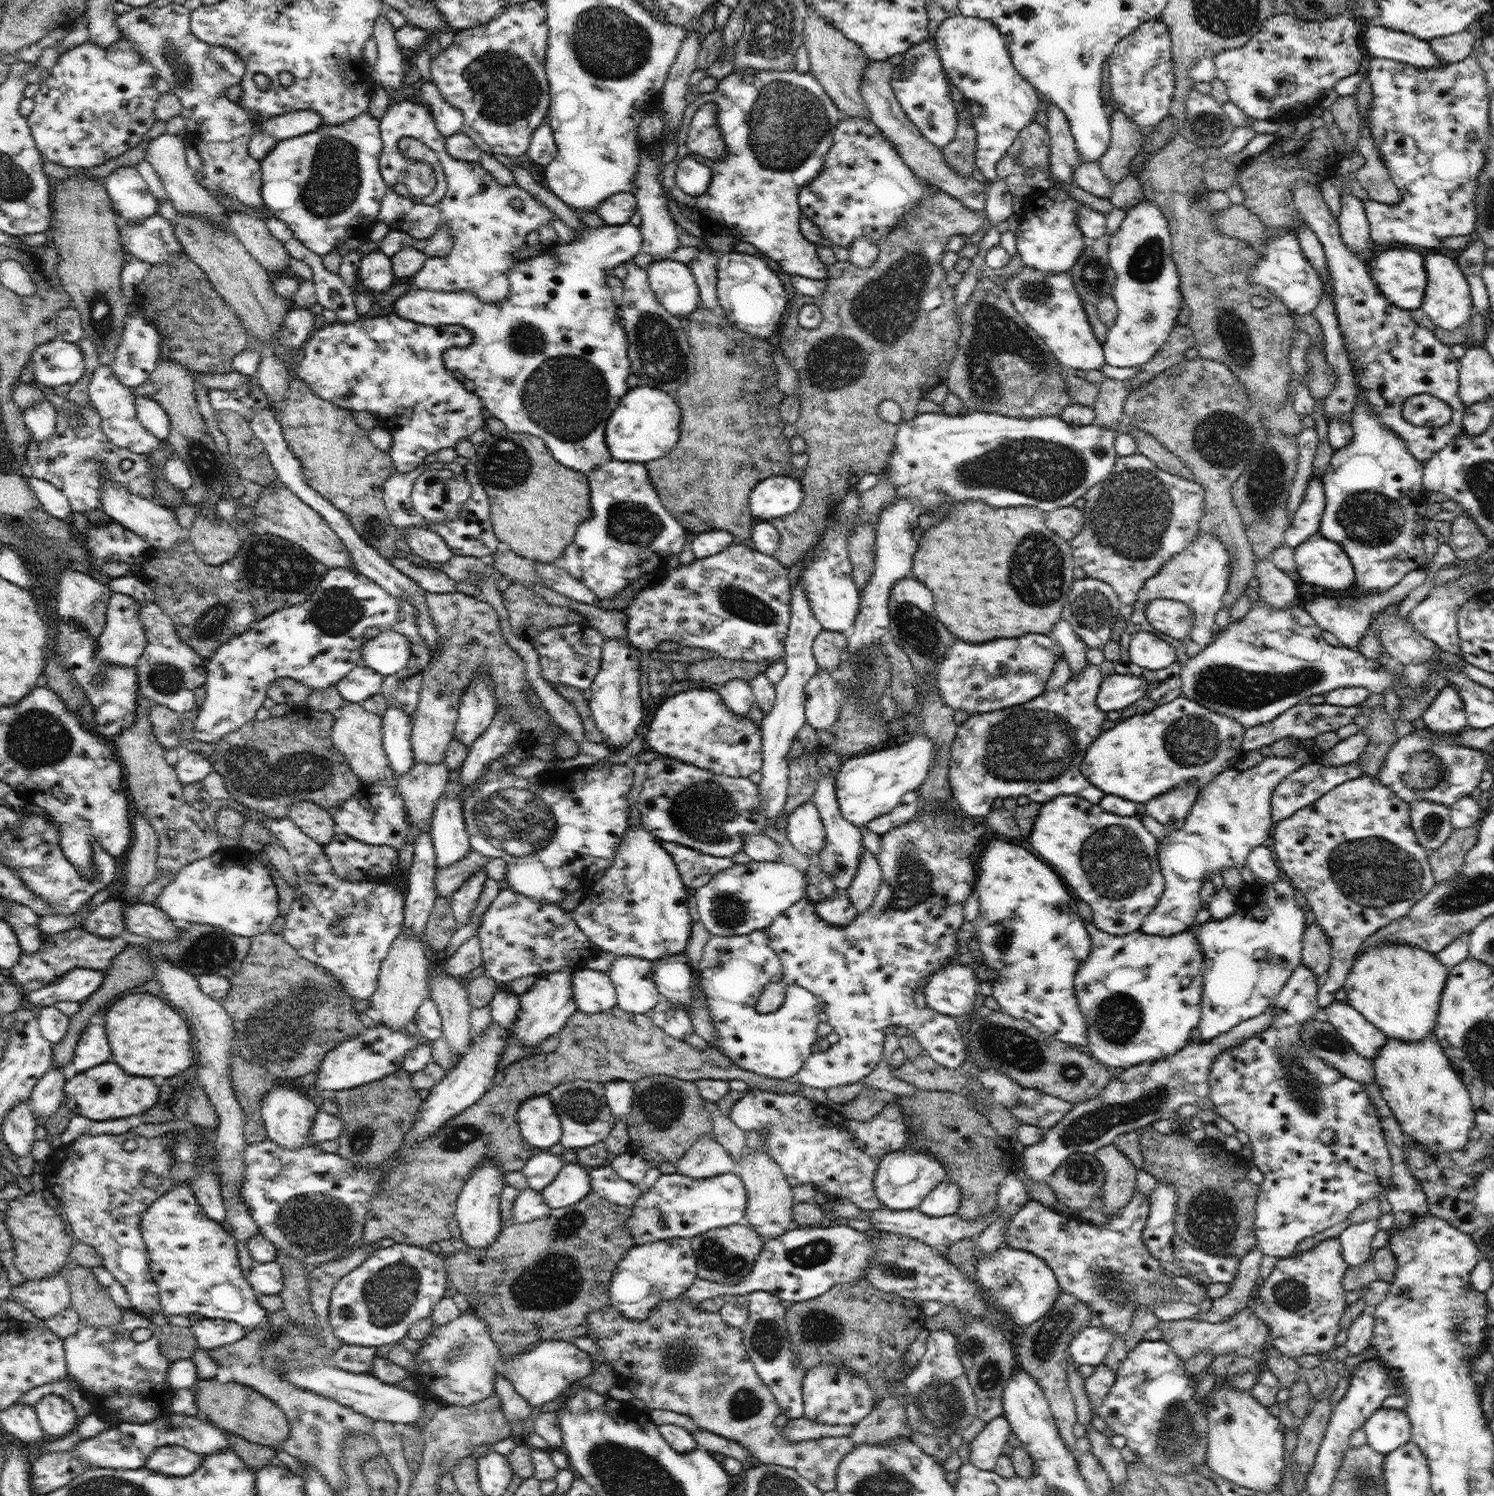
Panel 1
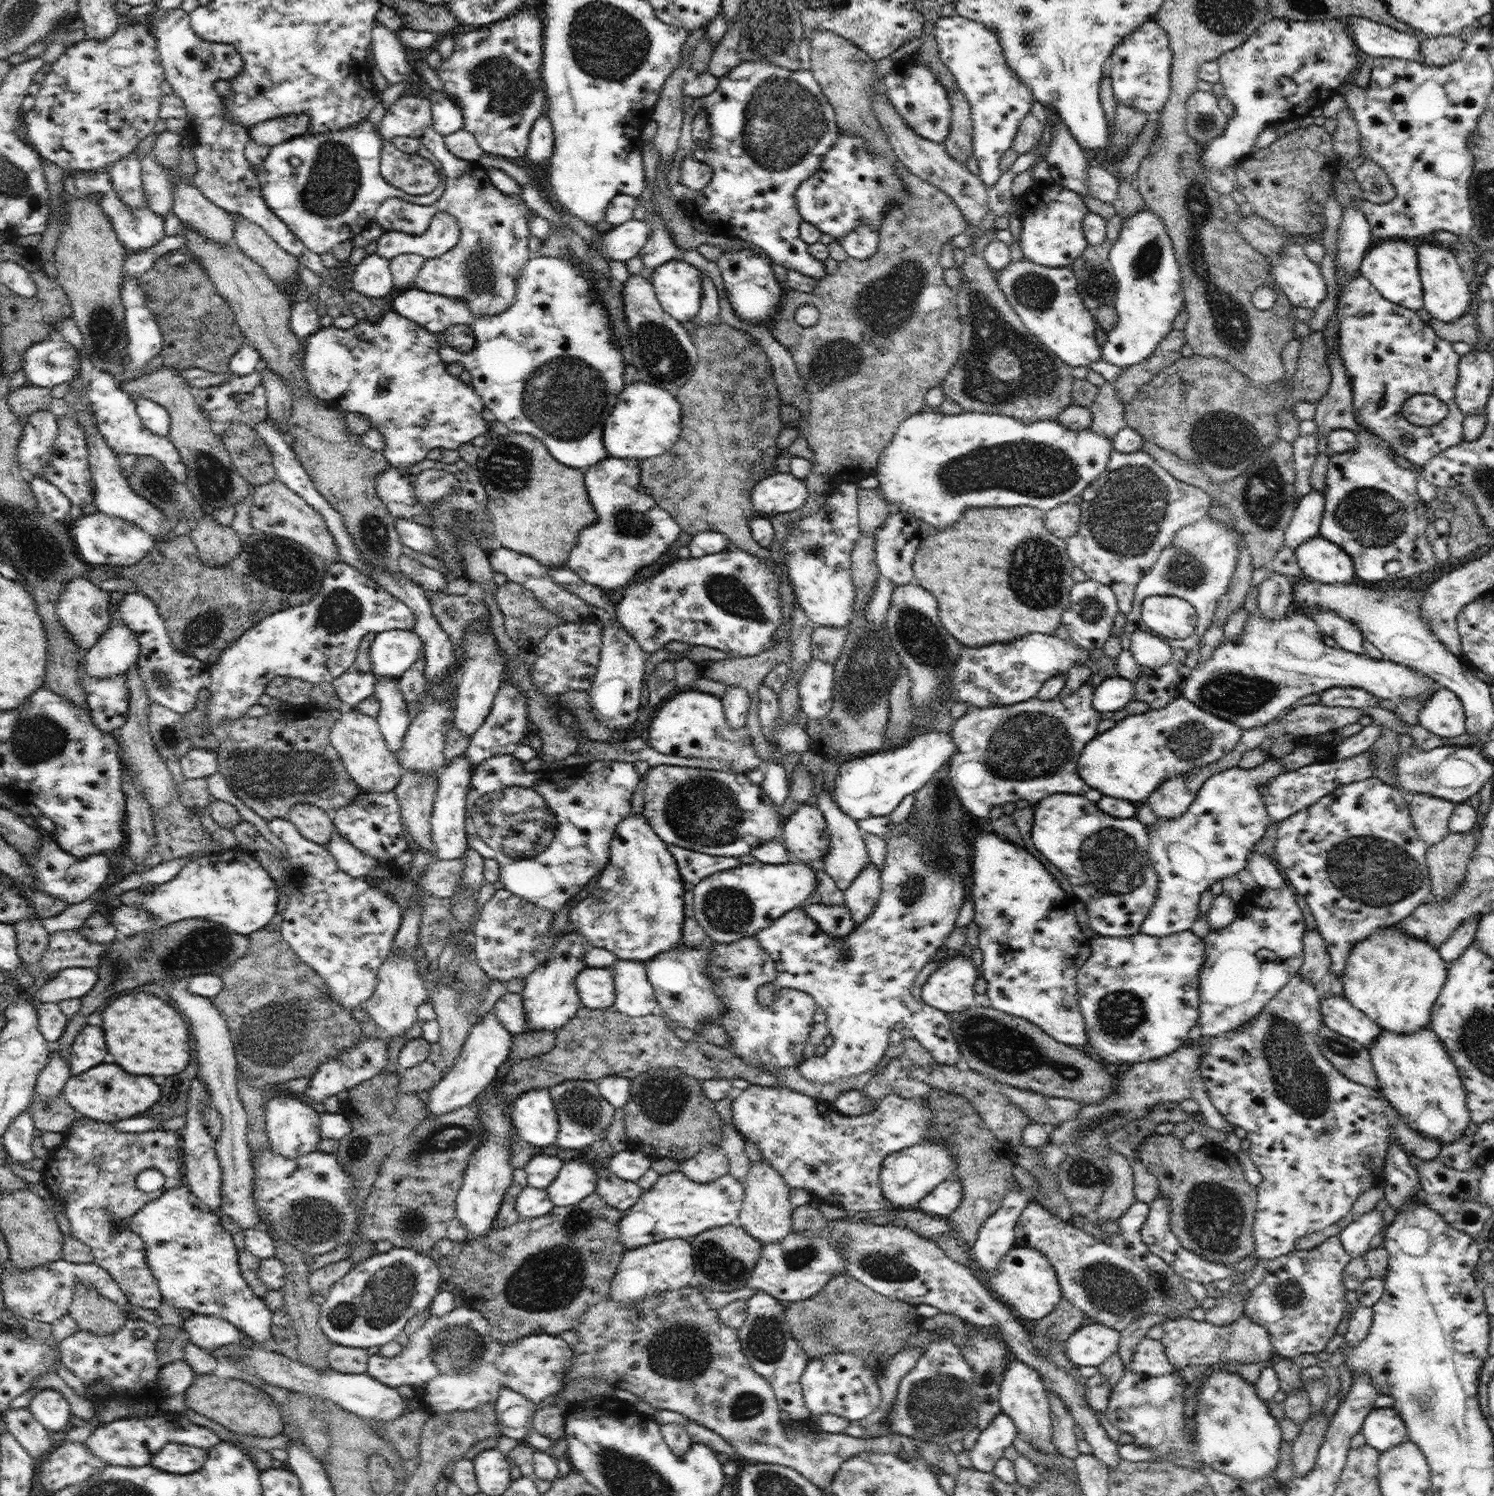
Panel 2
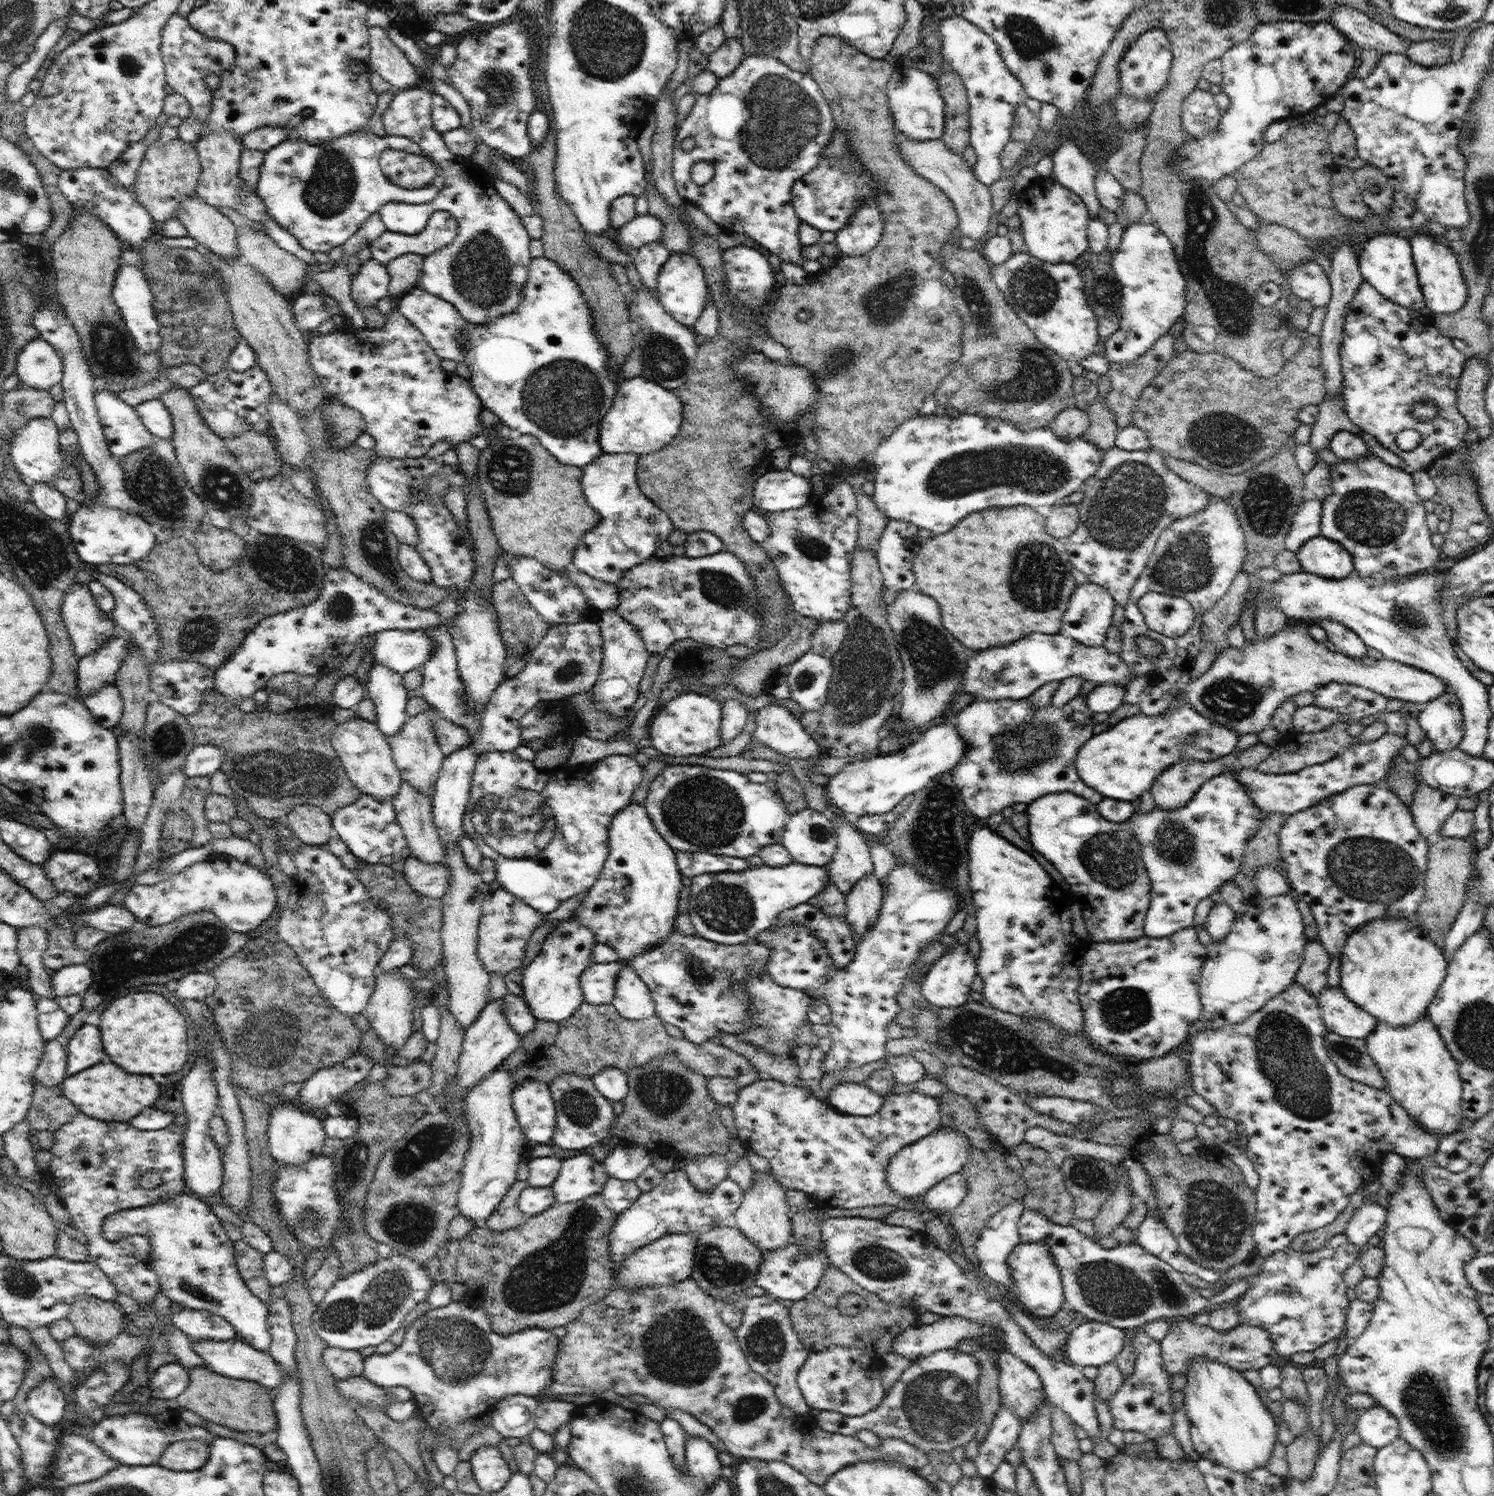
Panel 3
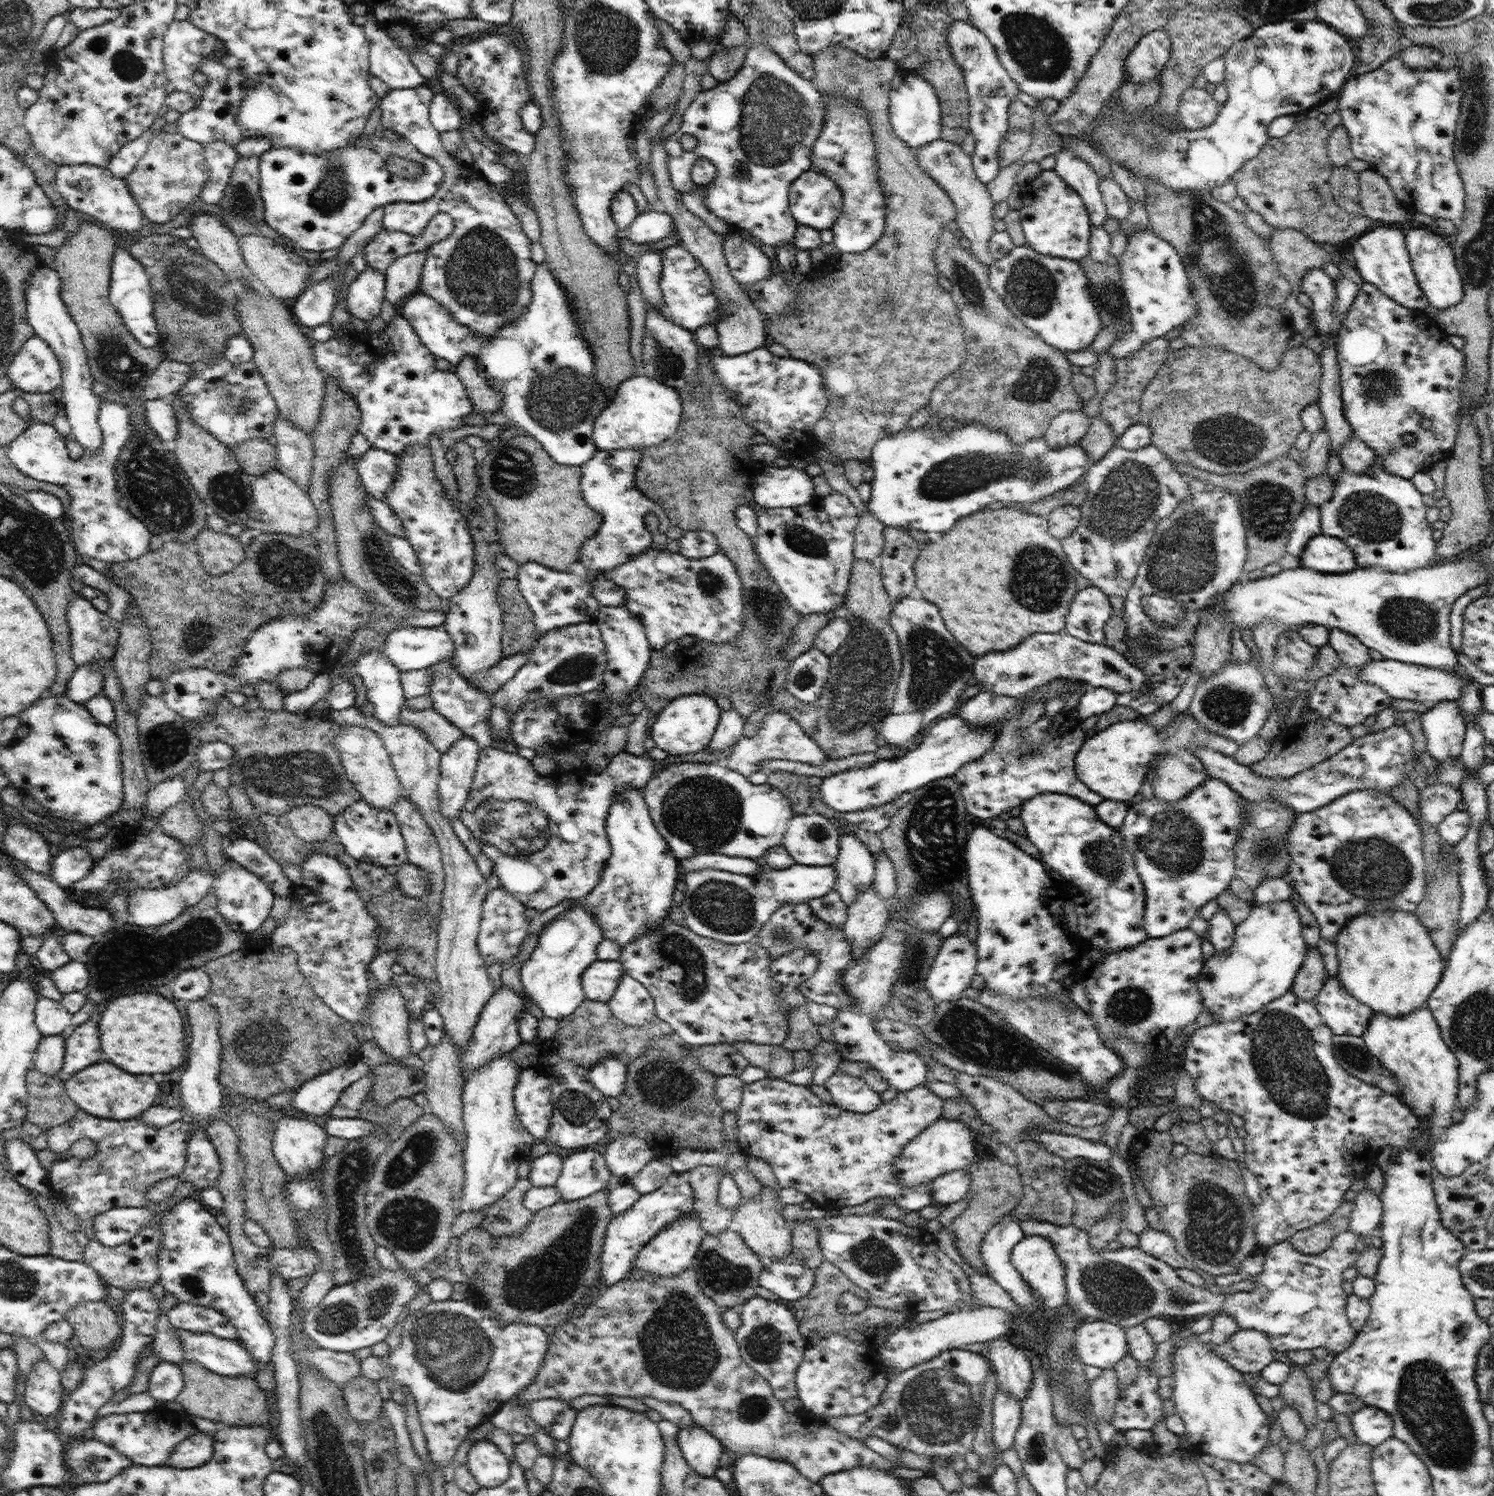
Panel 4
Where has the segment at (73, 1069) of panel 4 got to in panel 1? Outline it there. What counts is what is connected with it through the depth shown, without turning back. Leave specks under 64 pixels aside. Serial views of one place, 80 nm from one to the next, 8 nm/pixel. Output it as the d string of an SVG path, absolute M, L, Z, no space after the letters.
M92 1024L80 1035L75 1048L73 1063L77 1072L84 1072L92 1066L106 1062L110 1056L112 1056L112 1052L110 1052L110 1046L108 1046L104 1026Z

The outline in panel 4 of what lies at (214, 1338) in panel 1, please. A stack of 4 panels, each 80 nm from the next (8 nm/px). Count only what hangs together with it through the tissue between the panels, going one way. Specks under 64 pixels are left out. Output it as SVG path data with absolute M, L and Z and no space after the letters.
M179 1302L168 1312L172 1325L194 1333L210 1333L219 1338L238 1340L238 1329L217 1308Z

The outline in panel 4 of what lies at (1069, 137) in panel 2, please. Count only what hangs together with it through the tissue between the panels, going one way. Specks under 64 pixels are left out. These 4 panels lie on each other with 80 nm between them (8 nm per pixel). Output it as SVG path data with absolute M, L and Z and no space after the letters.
M1062 149L1056 154L1055 167L1053 169L1081 196L1089 214L1091 228L1098 228L1098 226L1104 225L1107 217L1107 210L1102 200L1101 190L1099 189L1099 180L1101 178L1096 174L1092 166L1085 160L1082 160L1078 155L1075 155L1072 149Z

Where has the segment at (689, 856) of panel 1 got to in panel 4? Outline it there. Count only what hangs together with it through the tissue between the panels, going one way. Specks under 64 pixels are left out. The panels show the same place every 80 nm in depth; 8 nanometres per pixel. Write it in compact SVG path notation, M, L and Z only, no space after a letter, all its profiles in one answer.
M696 854L696 856L679 860L679 864L681 871L684 872L702 870L703 868L716 868L734 874L748 875L754 879L762 871L765 871L764 867L750 858L732 857L726 854Z

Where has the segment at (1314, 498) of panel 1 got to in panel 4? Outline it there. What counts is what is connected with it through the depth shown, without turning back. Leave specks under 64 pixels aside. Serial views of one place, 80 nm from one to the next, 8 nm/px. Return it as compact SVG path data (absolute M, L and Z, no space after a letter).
M1307 504L1294 521L1287 542L1287 552L1300 557L1306 544L1321 533L1321 514L1318 506Z

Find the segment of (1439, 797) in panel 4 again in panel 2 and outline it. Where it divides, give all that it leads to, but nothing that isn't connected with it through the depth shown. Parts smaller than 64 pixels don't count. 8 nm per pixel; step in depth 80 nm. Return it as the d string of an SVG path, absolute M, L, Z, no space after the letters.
M1416 792L1409 799L1414 828L1427 847L1440 843L1449 835L1449 820L1455 806L1454 802L1424 792Z

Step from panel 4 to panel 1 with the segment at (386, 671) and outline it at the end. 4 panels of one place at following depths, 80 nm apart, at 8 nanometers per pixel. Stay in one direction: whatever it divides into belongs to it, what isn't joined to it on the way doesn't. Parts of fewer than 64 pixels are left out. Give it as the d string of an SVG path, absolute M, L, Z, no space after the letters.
M389 705L382 715L381 725L383 748L398 780L408 774L415 764L410 744L411 717L404 710Z

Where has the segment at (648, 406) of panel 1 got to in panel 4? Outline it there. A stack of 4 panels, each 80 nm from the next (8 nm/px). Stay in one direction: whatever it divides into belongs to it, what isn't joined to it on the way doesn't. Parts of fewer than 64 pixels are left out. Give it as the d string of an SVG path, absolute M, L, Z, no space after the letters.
M633 376L620 383L612 394L607 407L595 420L592 440L596 448L602 450L622 450L632 448L644 450L668 440L676 434L682 416L679 392L660 380Z

